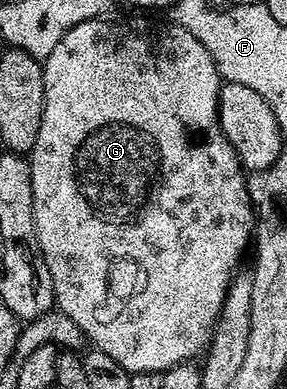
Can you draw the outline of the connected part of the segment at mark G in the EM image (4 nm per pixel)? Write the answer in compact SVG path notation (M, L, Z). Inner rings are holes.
M107 20L77 23L42 62L45 107L41 115L41 131L37 131L37 143L29 154L35 234L39 250L43 252L43 262L45 267L49 267L49 275L53 279L58 312L69 315L94 348L105 351L109 359L117 359L128 373L163 373L176 365L194 362L194 357L198 353L200 356L210 345L231 278L238 270L235 268L253 241L251 197L247 194L247 181L243 178L243 164L219 126L221 78L219 67L209 51L205 51L205 47L201 47L189 31L174 23L150 25L147 21L135 21L128 29L123 29L121 22Z

